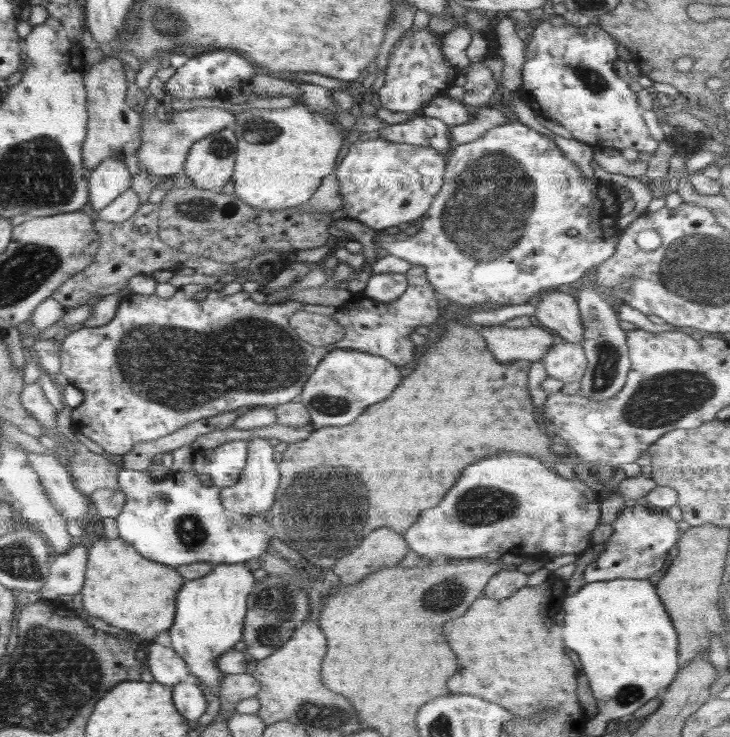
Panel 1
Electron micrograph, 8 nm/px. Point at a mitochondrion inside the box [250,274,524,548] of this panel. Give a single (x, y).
(482, 505)

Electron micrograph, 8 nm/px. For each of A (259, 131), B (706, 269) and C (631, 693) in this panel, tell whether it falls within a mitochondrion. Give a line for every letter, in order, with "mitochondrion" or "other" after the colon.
A: mitochondrion
B: mitochondrion
C: mitochondrion

